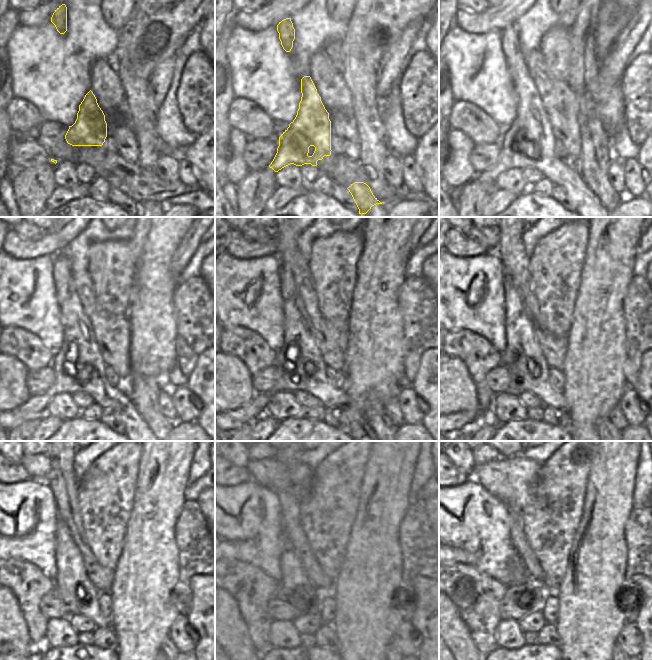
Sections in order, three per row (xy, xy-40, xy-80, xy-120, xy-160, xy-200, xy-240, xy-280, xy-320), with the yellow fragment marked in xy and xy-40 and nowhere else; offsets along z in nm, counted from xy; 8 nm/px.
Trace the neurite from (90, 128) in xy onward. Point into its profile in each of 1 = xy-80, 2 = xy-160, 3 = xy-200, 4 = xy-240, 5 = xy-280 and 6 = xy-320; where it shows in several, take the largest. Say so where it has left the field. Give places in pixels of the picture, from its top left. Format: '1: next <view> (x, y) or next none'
1: next xy-80 (531, 127)
2: next xy-160 (307, 373)
3: next xy-200 (523, 357)
4: next xy-240 (75, 589)
5: next xy-280 (294, 578)
6: next xy-320 (519, 575)

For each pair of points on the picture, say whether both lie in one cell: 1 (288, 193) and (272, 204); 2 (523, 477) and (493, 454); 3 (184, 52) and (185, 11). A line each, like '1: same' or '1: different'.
1: same
2: different
3: different

